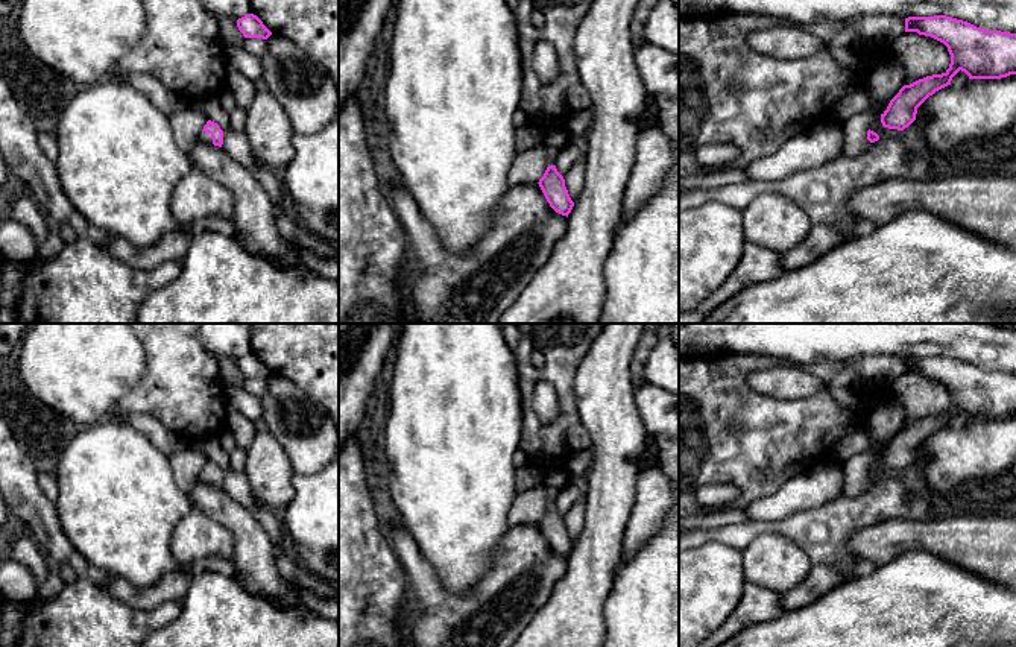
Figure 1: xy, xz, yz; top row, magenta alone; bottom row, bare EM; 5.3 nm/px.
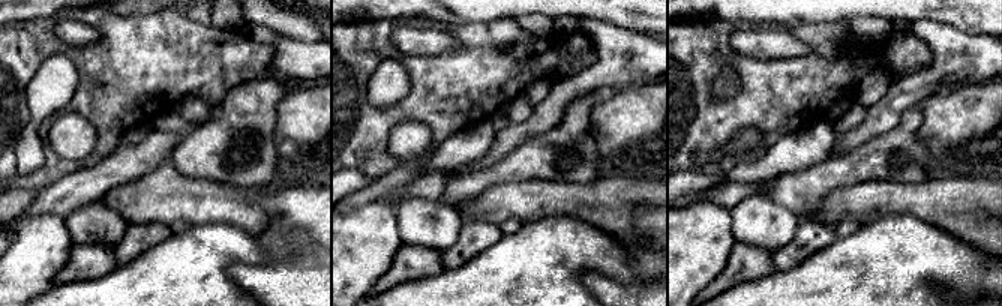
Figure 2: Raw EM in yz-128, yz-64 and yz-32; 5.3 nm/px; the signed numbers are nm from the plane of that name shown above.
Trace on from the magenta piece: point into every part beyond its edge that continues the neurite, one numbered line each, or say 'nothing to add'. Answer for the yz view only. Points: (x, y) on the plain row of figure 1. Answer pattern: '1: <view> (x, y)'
nothing to add

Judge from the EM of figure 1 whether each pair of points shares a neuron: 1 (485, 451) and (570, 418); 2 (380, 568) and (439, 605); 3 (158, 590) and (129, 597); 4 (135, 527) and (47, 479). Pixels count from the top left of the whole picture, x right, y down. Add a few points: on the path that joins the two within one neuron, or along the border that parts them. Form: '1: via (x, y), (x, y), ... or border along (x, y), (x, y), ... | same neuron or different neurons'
1: border along (521, 401), (521, 438), (518, 448) | different neurons
2: border along (395, 555), (406, 573), (410, 593) | different neurons
3: via (151, 597), (137, 597) | same neuron
4: border along (53, 473), (56, 482), (55, 501) | different neurons

